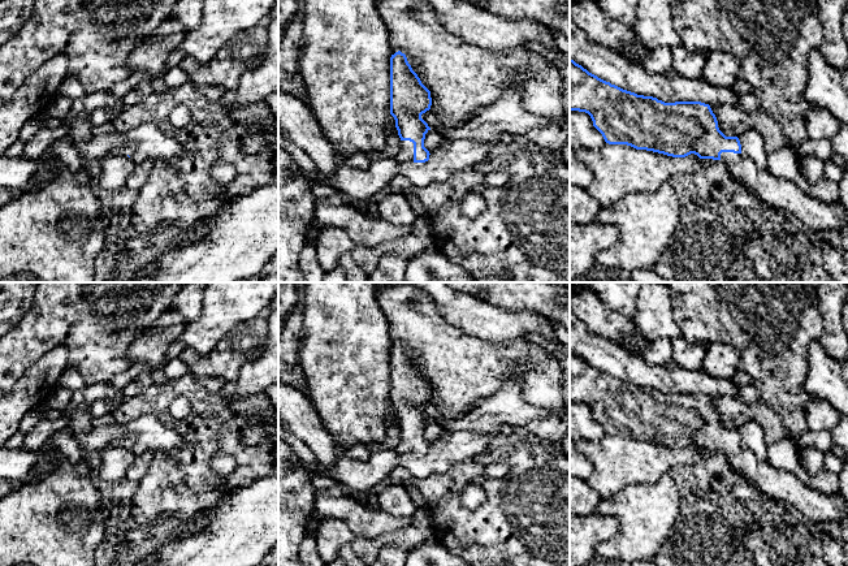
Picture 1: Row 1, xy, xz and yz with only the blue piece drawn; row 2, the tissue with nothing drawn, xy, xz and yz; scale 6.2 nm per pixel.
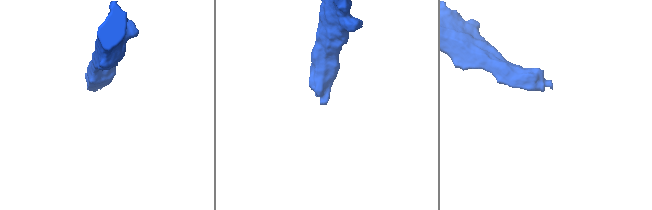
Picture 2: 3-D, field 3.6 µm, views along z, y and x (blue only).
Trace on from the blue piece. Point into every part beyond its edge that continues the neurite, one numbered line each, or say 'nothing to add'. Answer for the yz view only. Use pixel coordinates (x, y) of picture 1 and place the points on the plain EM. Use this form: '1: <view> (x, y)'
1: yz (779, 484)

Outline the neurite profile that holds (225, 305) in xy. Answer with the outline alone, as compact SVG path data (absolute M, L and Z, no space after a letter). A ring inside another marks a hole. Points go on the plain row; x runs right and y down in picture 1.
M207 282L200 314L178 340L205 357L232 329L267 308L277 290L278 282Z

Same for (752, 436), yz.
M745 422L737 427L741 436L741 446L750 450L760 461L767 461L767 445L761 424Z

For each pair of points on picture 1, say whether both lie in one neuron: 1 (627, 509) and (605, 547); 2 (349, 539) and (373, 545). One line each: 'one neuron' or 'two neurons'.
1: one neuron
2: one neuron

